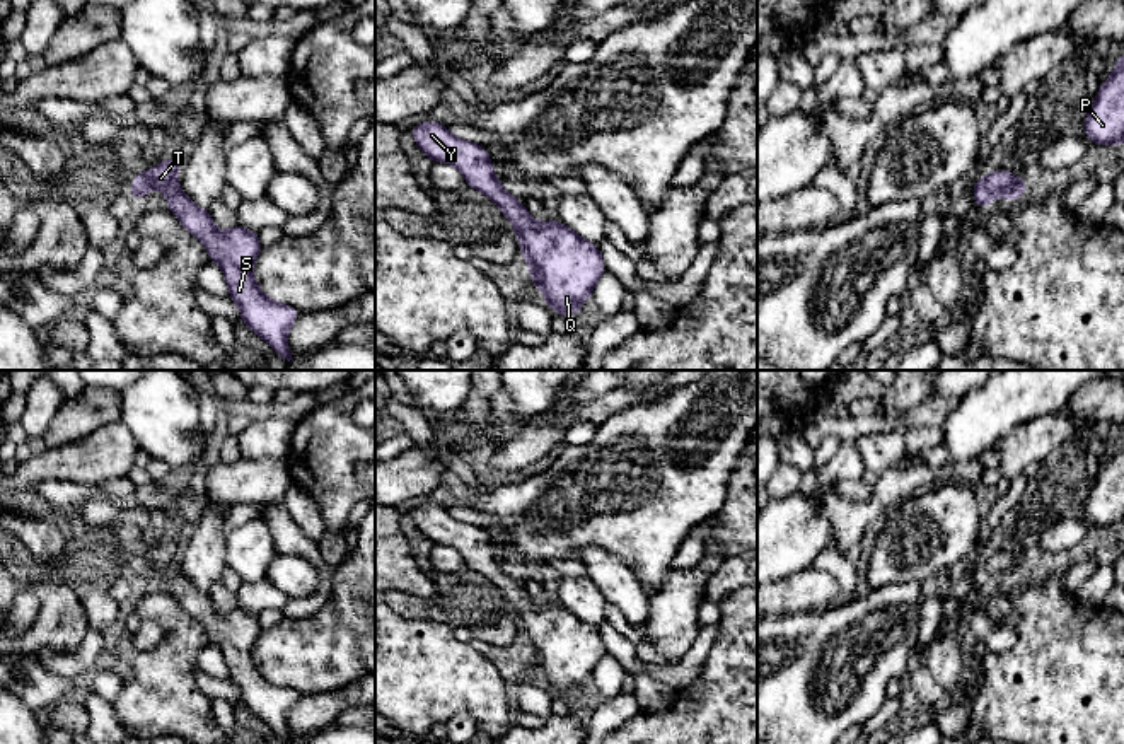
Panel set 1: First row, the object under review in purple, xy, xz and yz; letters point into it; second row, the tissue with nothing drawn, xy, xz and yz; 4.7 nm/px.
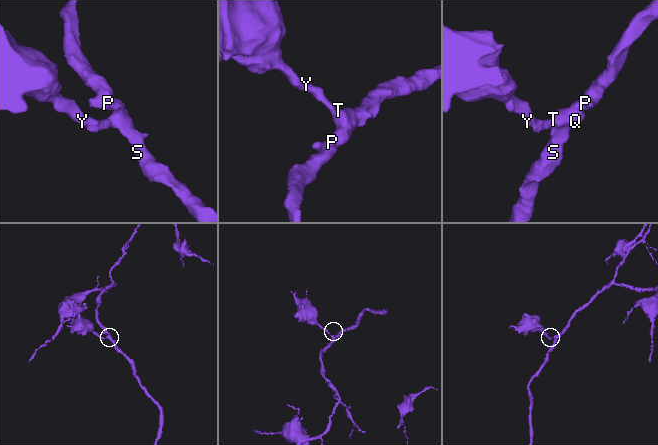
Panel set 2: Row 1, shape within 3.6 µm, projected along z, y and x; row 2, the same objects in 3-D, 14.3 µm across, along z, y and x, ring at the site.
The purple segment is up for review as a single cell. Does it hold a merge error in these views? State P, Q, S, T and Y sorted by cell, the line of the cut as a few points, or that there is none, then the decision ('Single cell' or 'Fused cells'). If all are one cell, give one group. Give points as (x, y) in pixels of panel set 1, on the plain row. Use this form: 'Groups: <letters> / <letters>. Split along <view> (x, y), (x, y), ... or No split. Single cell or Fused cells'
Groups: P Q S T Y. No split. Single cell

